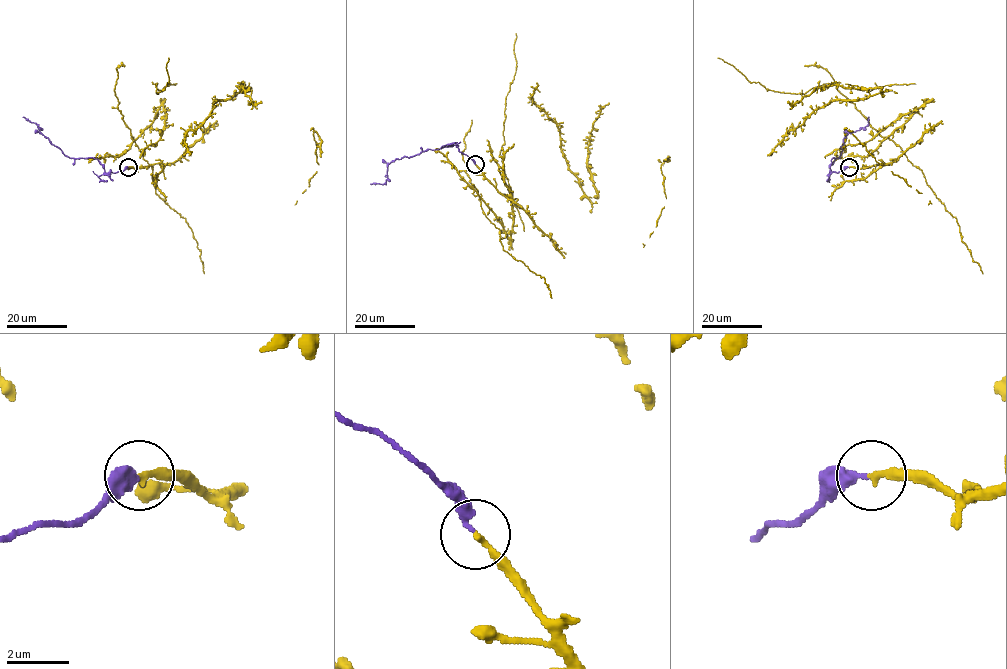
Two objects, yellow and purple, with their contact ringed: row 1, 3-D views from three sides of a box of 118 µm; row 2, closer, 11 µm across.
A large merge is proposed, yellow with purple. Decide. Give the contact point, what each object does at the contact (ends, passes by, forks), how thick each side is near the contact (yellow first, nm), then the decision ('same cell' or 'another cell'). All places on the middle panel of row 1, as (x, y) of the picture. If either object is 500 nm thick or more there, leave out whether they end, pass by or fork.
at (475, 164); yellow ends there; purple ends there; 200 nm thick on the yellow side, 340 nm on the other; another cell

